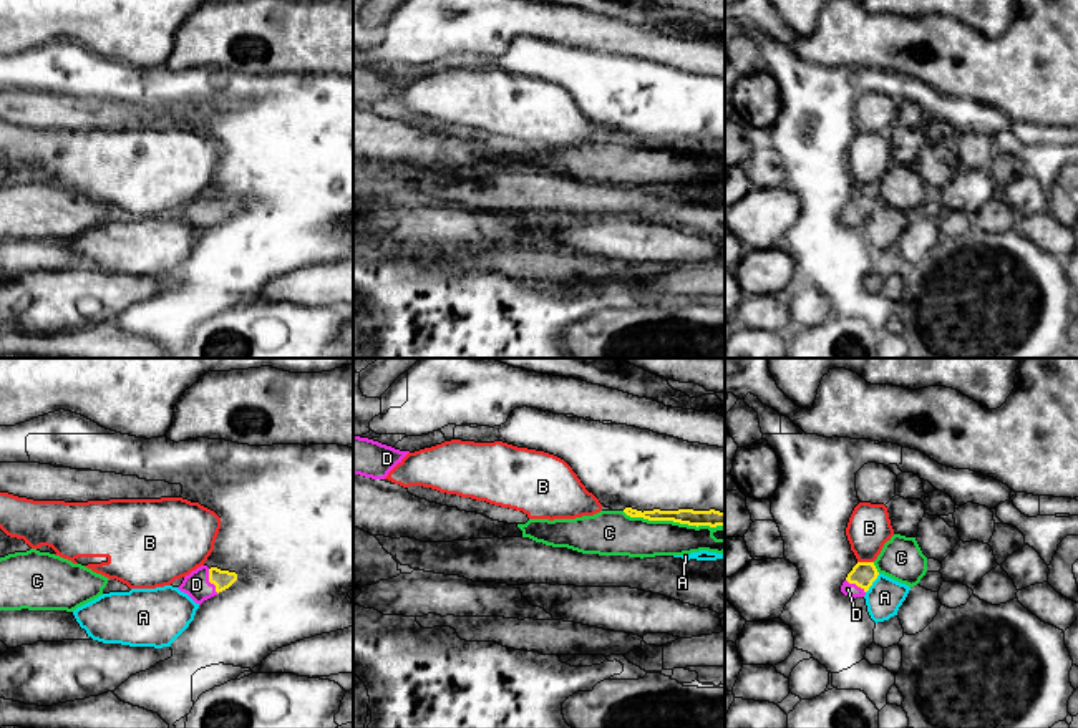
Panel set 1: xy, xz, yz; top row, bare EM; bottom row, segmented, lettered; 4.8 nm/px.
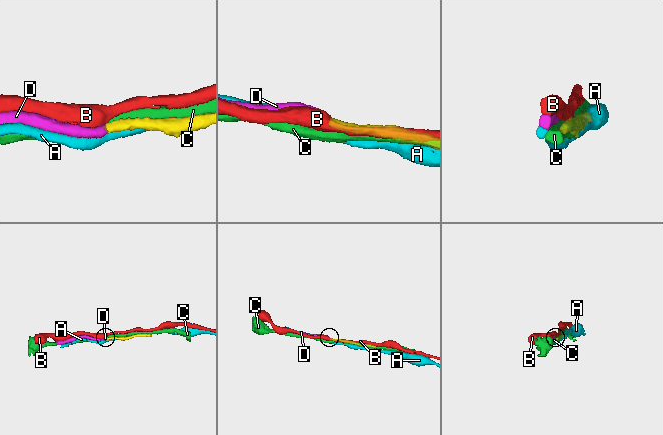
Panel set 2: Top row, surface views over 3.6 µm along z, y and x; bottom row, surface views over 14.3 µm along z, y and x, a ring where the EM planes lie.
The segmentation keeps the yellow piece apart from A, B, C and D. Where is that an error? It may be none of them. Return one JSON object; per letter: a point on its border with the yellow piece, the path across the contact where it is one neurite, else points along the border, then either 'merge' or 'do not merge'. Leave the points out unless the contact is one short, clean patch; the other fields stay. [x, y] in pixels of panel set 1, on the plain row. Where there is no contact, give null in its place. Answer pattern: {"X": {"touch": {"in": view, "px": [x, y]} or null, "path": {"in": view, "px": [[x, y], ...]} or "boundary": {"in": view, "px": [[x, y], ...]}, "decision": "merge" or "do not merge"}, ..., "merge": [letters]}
{"A": {"touch": {"in": "yz", "px": [871, 213]}, "decision": "do not merge"}, "B": {"touch": {"in": "yz", "px": [866, 191]}, "boundary": {"in": "yz", "px": [[858, 189], [873, 191]]}, "decision": "do not merge"}, "C": {"touch": {"in": "xz", "px": [674, 150]}, "decision": "do not merge"}, "D": {"touch": {"in": "xy", "px": [209, 209]}, "path": {"in": "xy", "px": [[223, 208], [209, 209], [196, 213]]}, "decision": "merge"}, "merge": ["D"]}

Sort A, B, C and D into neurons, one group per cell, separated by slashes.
A / B / C / D

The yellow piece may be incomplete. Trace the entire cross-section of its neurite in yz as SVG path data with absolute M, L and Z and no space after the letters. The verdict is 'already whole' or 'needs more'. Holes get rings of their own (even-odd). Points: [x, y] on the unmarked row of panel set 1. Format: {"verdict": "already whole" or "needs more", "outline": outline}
{"verdict": "needs more", "outline": "M857 191L841 214L841 221L849 226L864 226L879 201L874 191Z"}

